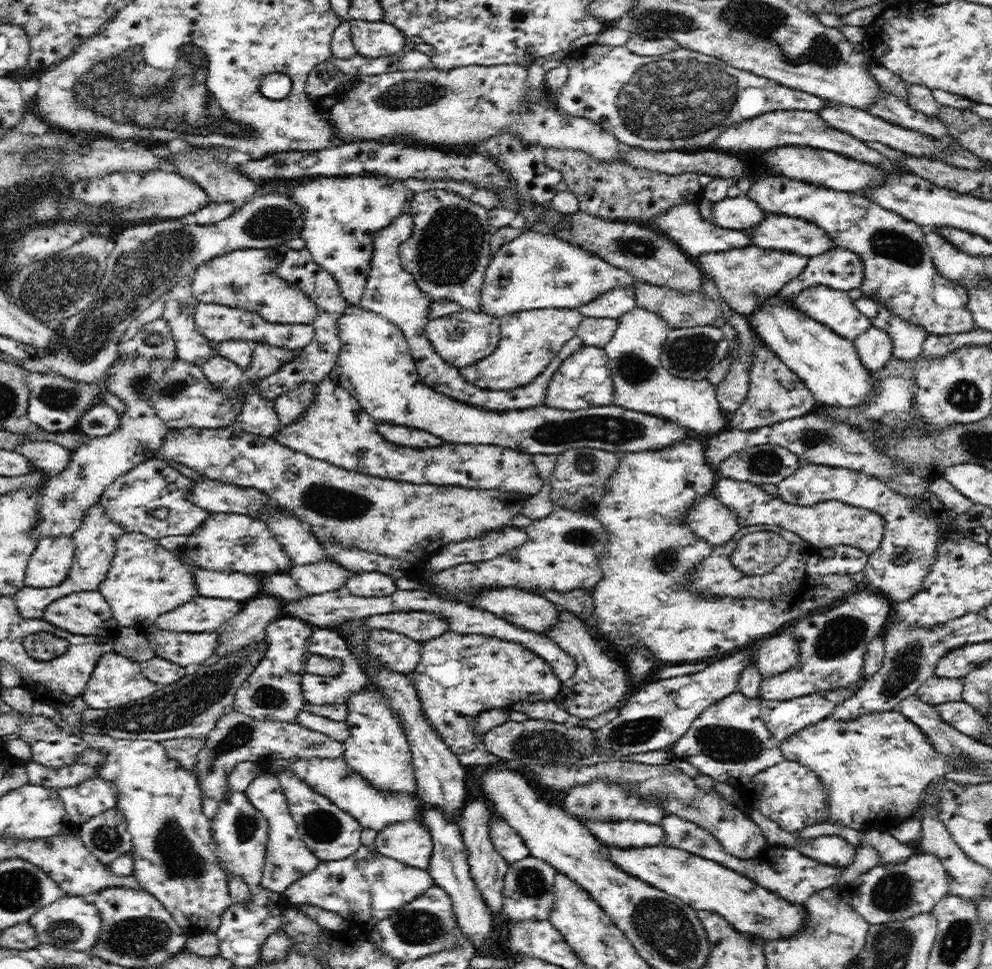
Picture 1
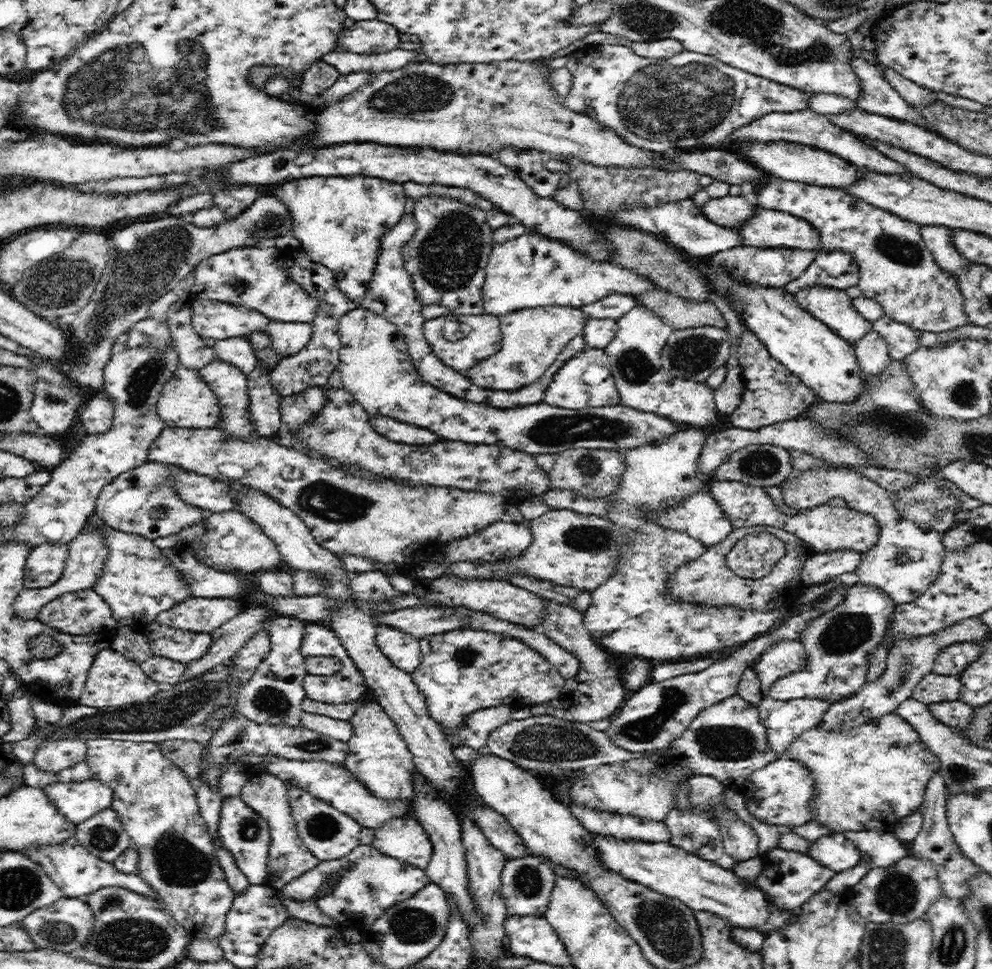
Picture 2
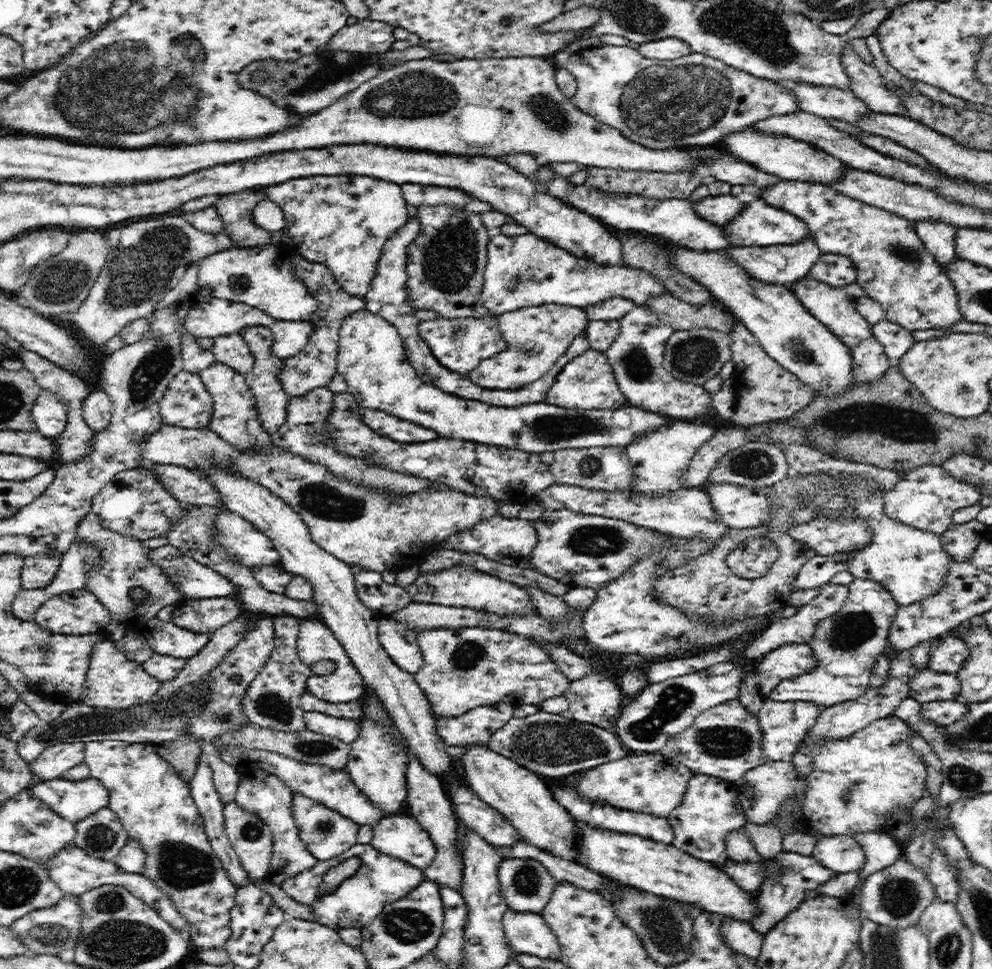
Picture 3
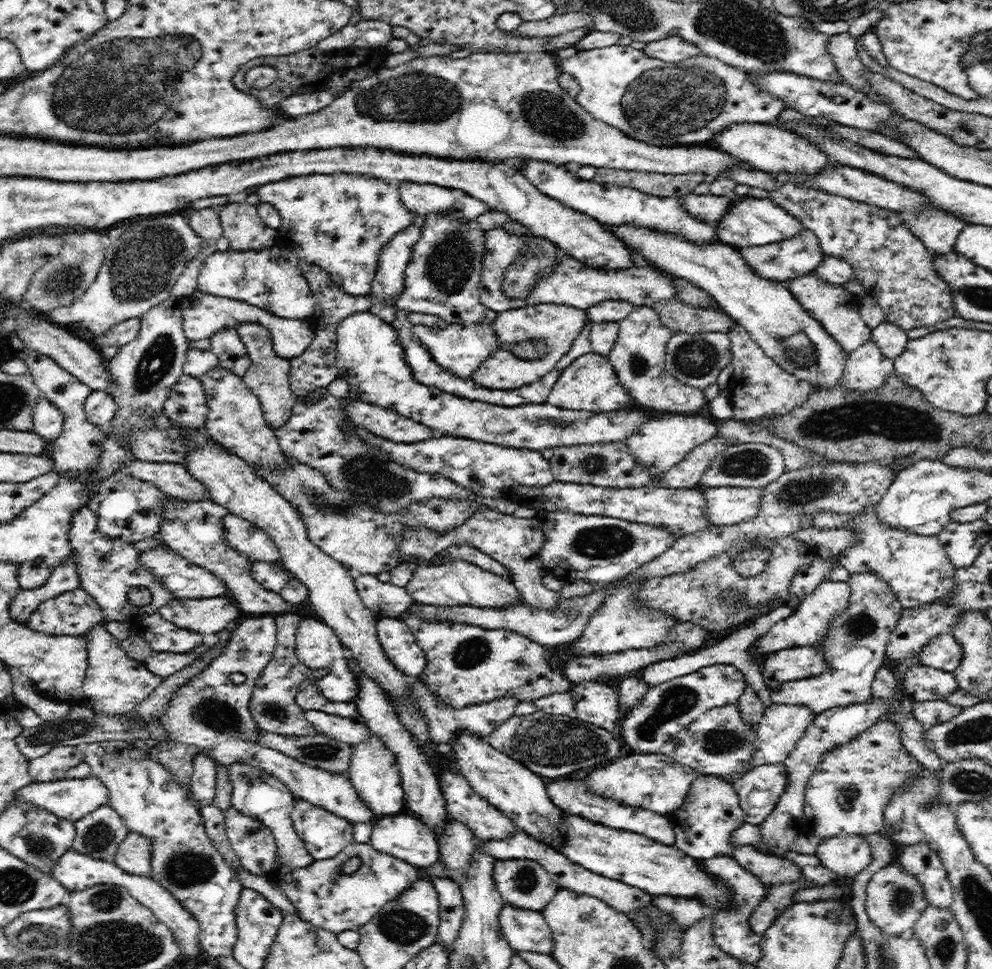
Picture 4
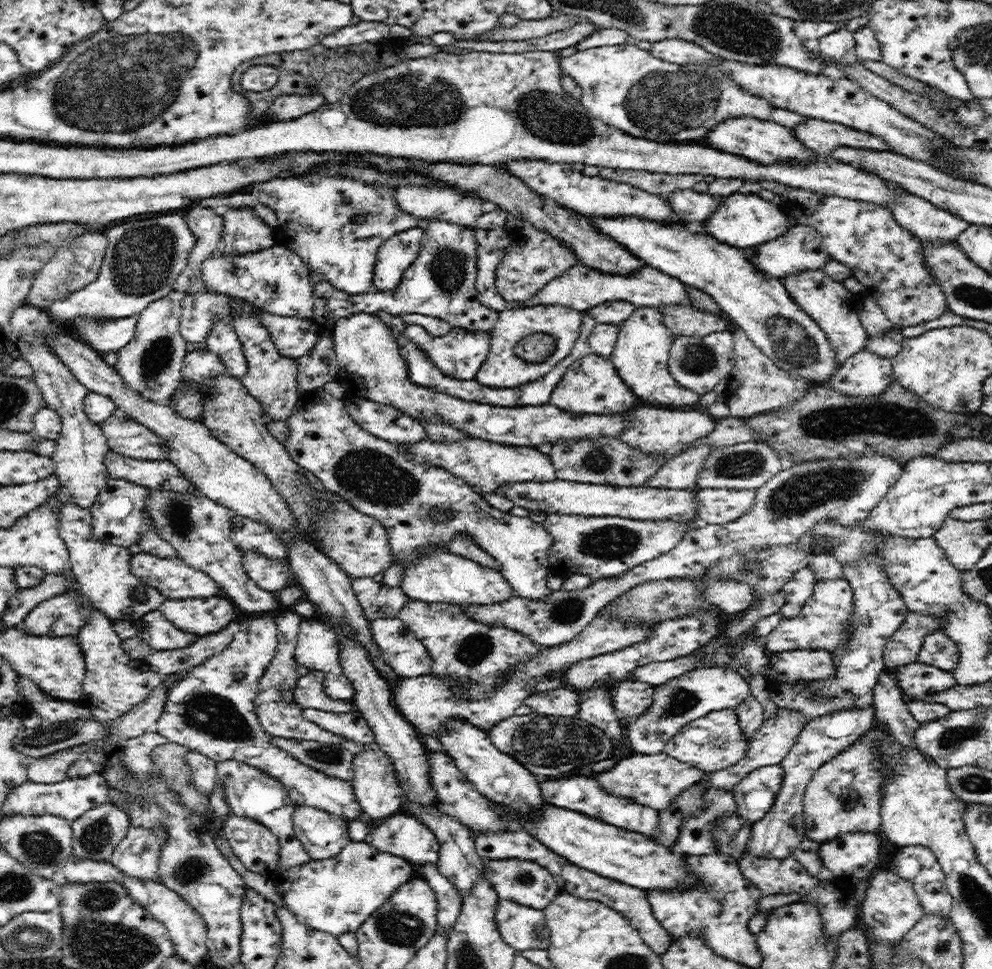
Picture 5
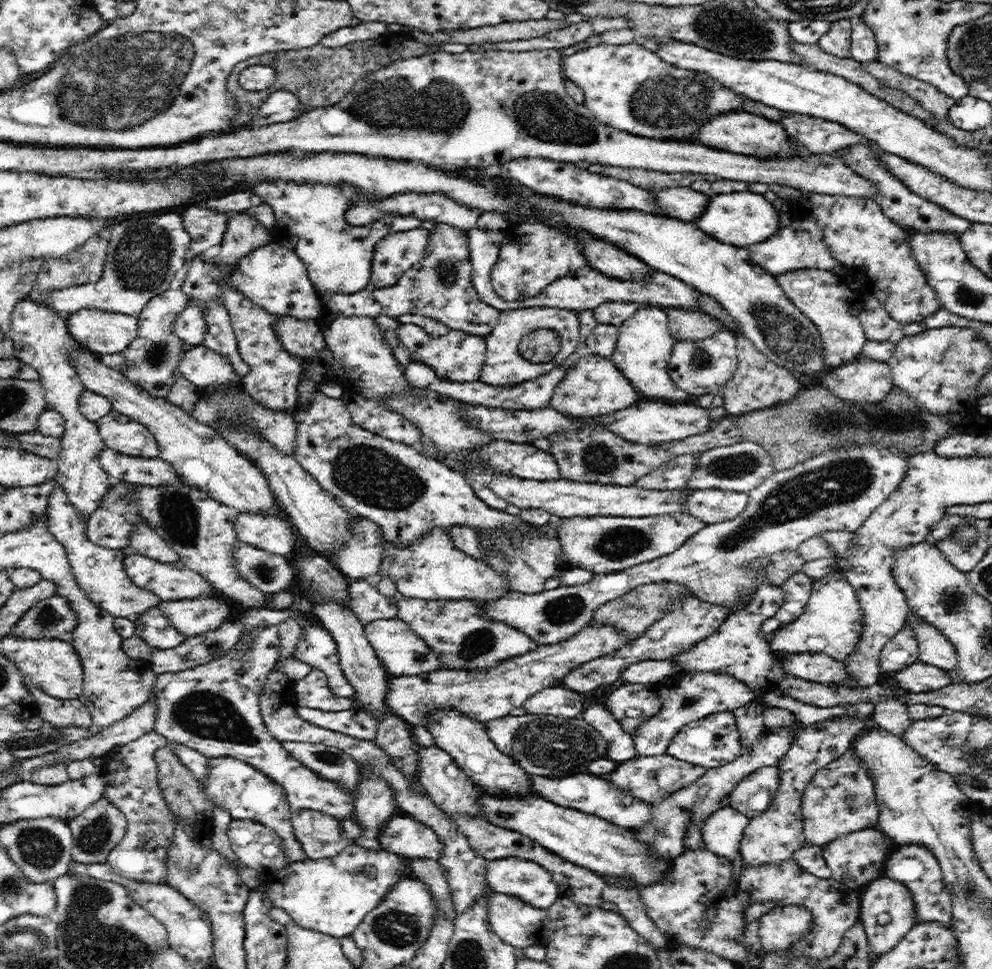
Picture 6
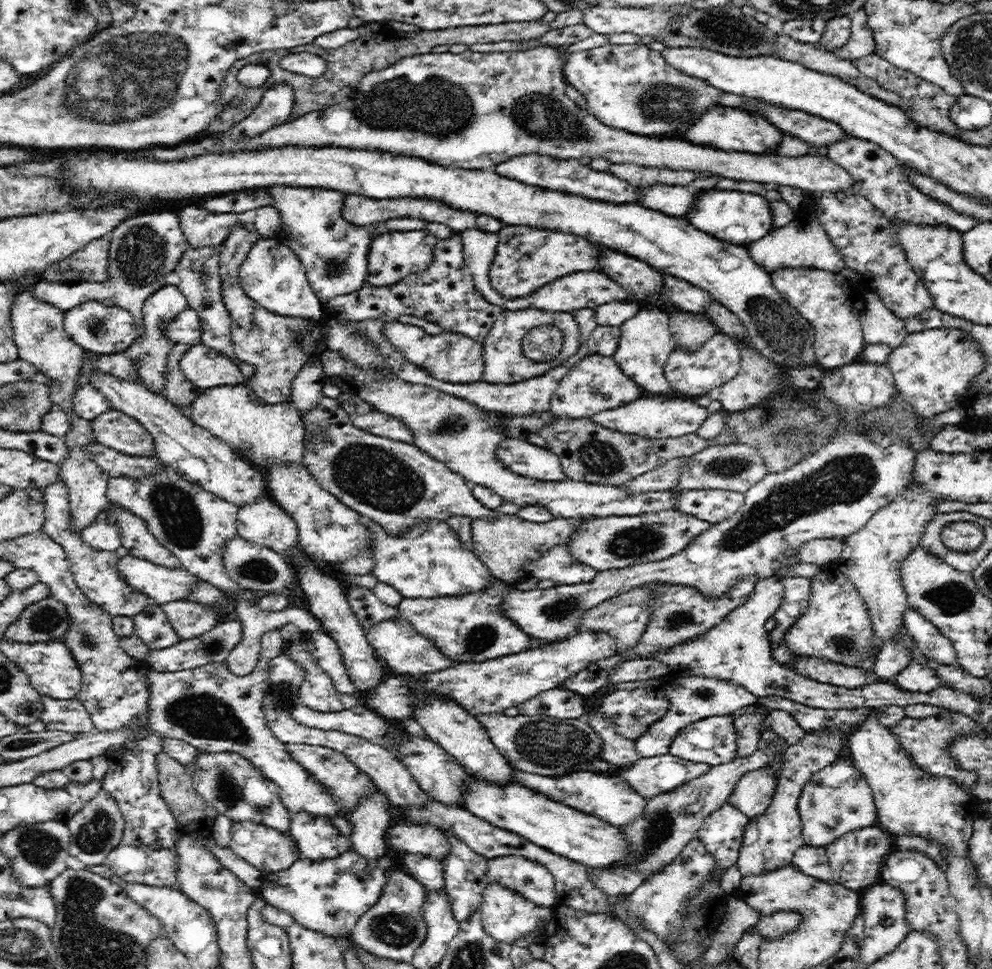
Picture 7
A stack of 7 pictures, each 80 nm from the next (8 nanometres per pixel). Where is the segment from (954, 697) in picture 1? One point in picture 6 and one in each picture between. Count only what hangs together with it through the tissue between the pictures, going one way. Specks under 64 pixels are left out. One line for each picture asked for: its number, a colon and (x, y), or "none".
2: (933, 689)
3: (930, 686)
4: (923, 684)
5: (918, 681)
6: (917, 678)

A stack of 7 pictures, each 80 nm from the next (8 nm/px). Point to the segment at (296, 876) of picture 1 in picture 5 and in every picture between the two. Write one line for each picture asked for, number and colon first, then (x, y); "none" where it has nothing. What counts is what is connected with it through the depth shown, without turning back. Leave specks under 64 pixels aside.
2: (288, 858)
3: (269, 797)
4: (257, 793)
5: (251, 792)

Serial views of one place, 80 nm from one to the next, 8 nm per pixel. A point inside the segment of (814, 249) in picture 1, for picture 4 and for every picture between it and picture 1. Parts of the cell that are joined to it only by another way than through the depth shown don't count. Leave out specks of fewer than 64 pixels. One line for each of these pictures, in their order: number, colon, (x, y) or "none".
2: (772, 230)
3: (763, 226)
4: (755, 221)

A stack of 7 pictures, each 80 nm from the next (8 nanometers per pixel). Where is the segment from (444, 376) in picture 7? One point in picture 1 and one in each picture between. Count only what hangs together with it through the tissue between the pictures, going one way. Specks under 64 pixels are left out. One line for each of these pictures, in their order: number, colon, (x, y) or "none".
1: (462, 338)
2: (460, 340)
3: (460, 344)
4: (459, 347)
5: (460, 353)
6: (458, 356)

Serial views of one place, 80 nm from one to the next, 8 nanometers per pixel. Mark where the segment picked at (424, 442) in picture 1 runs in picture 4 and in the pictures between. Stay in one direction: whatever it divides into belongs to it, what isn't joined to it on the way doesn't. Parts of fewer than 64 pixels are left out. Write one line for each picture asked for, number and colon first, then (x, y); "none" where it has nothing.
2: (402, 433)
3: (387, 425)
4: (385, 423)

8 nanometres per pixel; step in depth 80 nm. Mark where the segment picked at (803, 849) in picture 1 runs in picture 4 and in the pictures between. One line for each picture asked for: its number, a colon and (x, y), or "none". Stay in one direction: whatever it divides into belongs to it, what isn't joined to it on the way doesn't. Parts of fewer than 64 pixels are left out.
2: (834, 851)
3: (840, 853)
4: (845, 855)

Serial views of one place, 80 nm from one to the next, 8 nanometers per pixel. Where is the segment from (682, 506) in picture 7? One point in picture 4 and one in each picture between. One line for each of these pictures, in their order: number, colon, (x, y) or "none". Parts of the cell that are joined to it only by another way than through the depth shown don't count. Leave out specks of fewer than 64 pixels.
4: (727, 505)
5: (721, 506)
6: (711, 506)

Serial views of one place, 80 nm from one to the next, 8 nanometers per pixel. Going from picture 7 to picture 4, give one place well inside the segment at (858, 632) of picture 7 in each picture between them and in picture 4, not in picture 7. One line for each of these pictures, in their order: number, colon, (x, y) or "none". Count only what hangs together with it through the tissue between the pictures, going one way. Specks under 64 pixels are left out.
4: (803, 628)
5: (820, 623)
6: (829, 624)

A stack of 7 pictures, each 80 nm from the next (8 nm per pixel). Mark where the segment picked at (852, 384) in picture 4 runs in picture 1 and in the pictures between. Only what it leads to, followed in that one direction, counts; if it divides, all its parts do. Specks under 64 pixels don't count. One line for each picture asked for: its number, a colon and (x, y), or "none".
1: (875, 346)
2: (872, 350)
3: (870, 361)

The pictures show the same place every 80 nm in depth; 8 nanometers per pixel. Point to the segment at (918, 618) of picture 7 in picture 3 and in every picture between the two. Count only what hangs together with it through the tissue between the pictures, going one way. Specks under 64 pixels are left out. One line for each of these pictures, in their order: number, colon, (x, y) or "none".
3: (950, 657)
4: (945, 652)
5: (939, 650)
6: (935, 649)

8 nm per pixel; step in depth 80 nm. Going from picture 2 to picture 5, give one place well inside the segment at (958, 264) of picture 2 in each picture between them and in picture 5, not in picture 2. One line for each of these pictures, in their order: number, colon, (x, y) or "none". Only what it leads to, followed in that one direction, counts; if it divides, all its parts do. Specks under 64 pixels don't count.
3: (938, 237)
4: (938, 231)
5: (933, 226)

